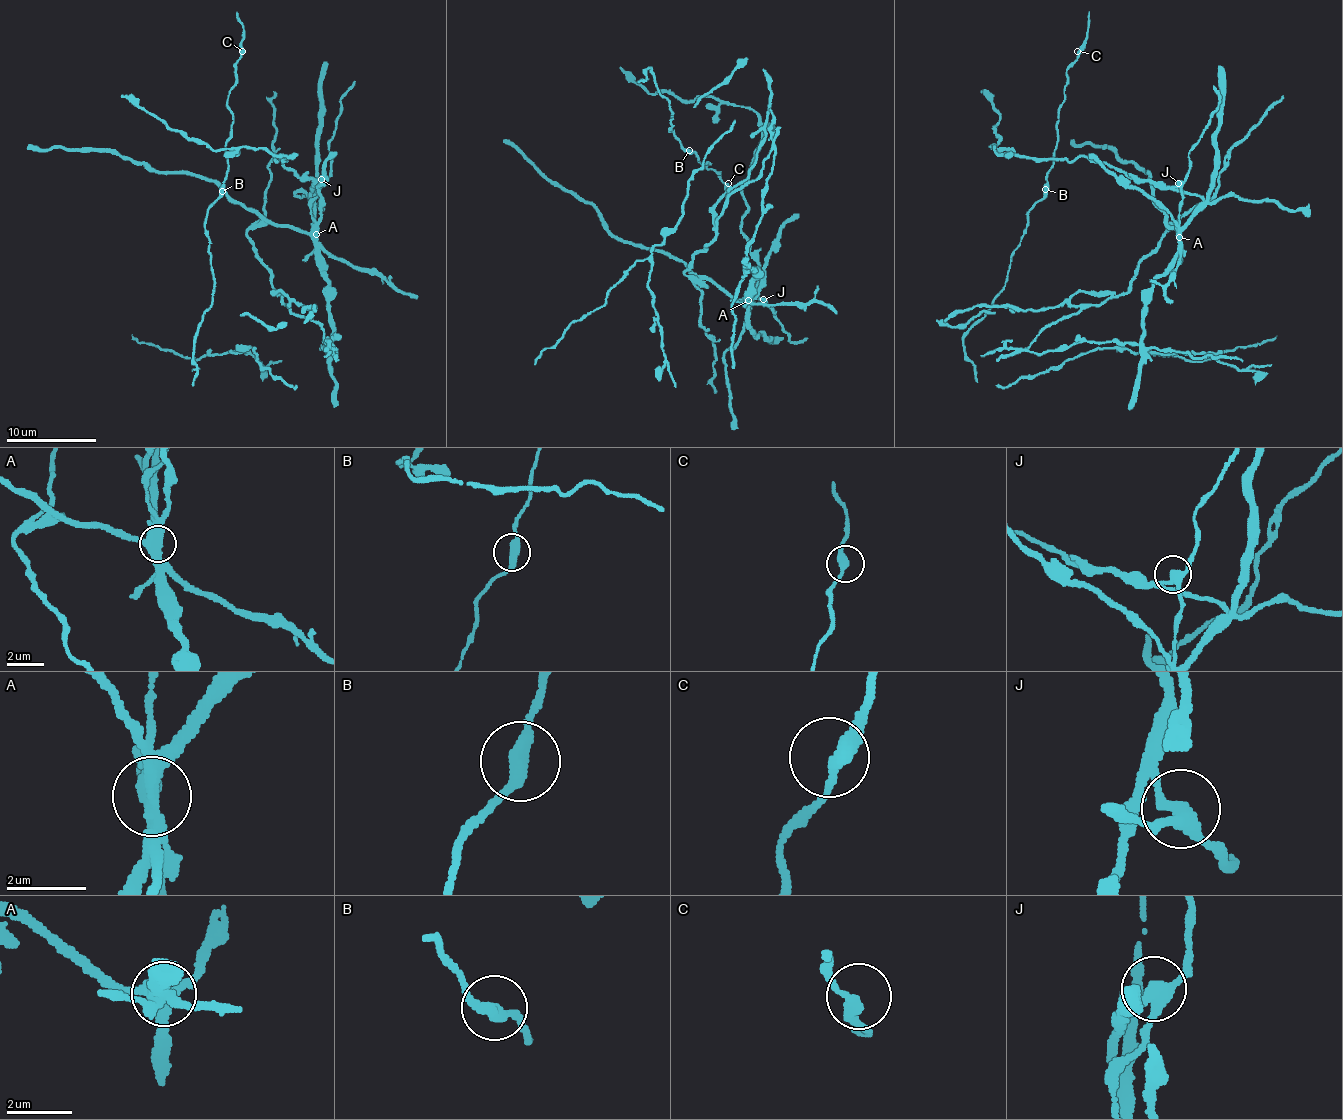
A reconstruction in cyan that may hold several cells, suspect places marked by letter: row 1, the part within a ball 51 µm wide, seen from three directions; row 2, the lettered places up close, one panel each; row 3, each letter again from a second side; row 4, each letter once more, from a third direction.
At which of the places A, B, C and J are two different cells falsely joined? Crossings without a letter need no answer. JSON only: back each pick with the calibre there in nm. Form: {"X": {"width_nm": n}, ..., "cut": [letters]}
{"A": {"width_nm": 400}, "J": {"width_nm": 340}, "cut": ["A", "J"]}

